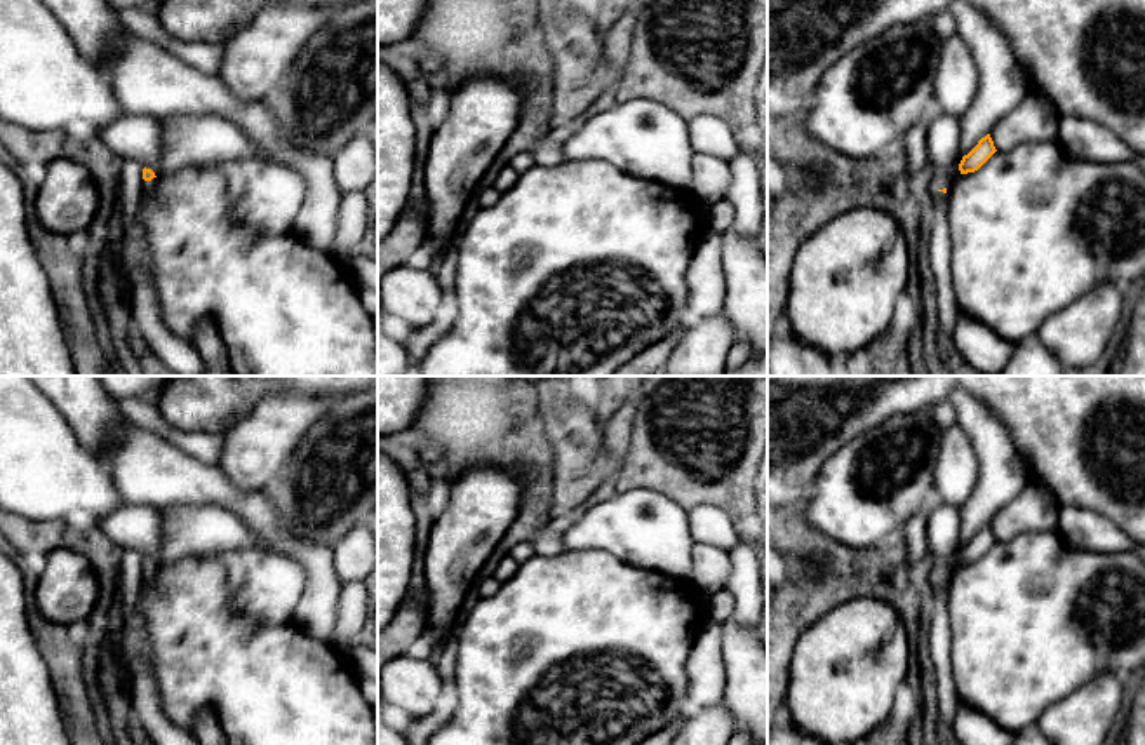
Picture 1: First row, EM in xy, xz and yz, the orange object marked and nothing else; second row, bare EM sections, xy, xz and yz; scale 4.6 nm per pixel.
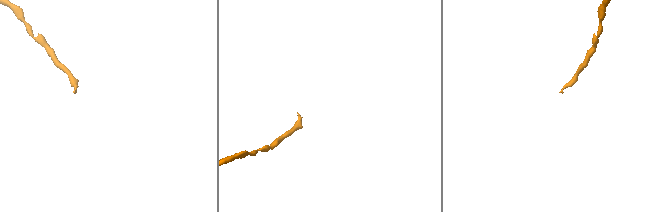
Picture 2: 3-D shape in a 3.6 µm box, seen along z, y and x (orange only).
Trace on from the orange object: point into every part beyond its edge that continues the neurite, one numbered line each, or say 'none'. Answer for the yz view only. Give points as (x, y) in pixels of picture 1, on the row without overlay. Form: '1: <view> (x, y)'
1: yz (938, 571)

